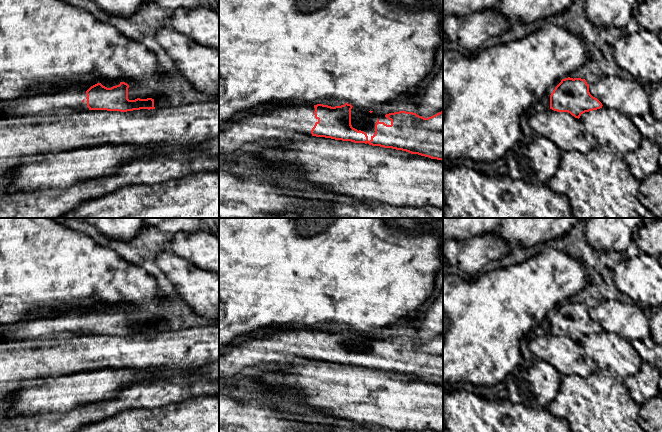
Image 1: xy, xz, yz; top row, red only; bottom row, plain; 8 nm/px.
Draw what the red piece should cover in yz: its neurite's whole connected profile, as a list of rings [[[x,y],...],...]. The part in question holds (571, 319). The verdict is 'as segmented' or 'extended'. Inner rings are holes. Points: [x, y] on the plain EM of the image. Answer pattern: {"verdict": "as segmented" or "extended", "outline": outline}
{"verdict": "extended", "outline": [[[565,302],[555,306],[546,316],[550,333],[568,336],[575,342],[589,335],[602,332],[602,327],[589,316],[589,308],[581,302]]]}

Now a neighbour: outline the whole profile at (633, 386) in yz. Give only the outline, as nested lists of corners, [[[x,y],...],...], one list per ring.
[[[642,362],[637,373],[627,377],[624,383],[634,401],[642,406],[648,399],[658,396],[658,382],[661,378],[657,367]]]

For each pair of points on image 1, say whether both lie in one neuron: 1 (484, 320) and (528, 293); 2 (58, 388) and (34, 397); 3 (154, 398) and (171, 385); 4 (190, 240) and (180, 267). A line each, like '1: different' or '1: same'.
1: same
2: same
3: same
4: different

